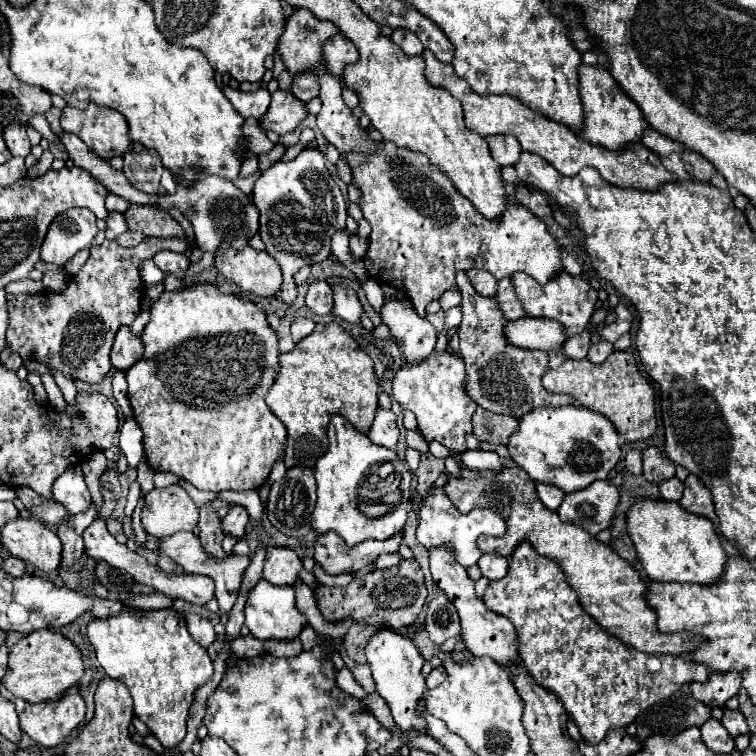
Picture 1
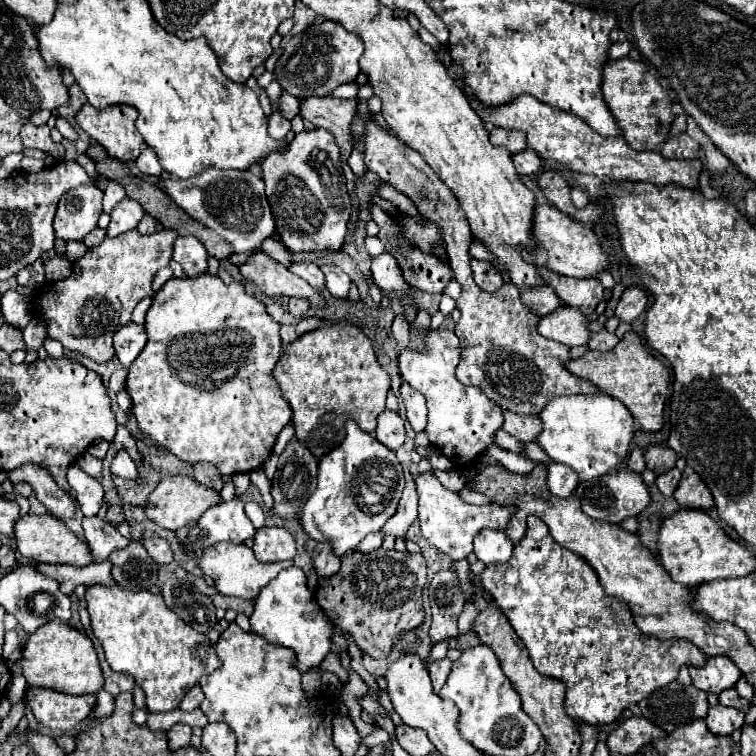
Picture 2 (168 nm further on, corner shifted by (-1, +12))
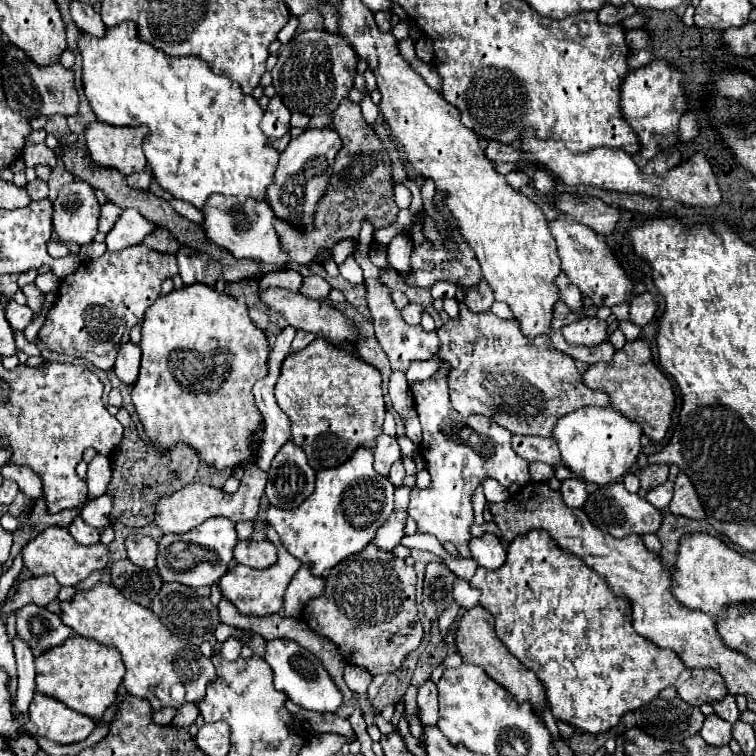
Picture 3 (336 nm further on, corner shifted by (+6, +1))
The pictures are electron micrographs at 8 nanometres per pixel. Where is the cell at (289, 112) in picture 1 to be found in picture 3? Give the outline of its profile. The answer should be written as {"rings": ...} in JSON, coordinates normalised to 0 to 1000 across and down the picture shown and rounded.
{"rings":[[[458,128],[444,144],[437,168],[442,168],[450,176],[455,192],[444,205],[439,237],[434,242],[429,263],[423,263],[423,274],[418,276],[415,306],[410,311],[402,311],[397,300],[381,300],[376,290],[365,290],[362,295],[370,321],[376,332],[384,337],[384,345],[399,351],[410,351],[418,340],[418,332],[423,332],[423,327],[439,329],[439,324],[444,324],[452,316],[474,319],[479,292],[489,292],[495,306],[500,306],[505,300],[519,298],[529,279],[526,271],[521,269],[521,255],[519,255],[519,242],[521,242],[519,213],[505,187],[500,184],[497,173],[481,160],[476,139],[466,136]]]}

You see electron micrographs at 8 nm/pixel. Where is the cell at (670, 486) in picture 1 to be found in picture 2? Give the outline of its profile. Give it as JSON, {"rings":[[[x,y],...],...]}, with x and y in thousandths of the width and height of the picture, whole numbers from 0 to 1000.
{"rings":[[[890,619],[890,622],[880,624],[880,627],[872,627],[869,635],[866,635],[866,640],[869,640],[869,646],[874,648],[877,656],[890,656],[898,635],[901,635],[901,624],[896,619]]]}

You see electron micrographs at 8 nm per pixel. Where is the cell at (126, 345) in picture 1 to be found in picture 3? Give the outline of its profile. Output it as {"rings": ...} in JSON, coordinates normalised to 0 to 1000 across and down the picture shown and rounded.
{"rings":[[[169,451],[156,464],[151,491],[161,507],[175,509],[183,501],[183,485],[185,485],[185,459]]]}

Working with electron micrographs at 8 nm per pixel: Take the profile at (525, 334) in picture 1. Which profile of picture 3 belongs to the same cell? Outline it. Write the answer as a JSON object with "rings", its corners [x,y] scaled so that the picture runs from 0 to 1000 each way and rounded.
{"rings":[[[775,419],[770,425],[754,427],[743,435],[746,446],[757,456],[791,456],[804,451],[804,427],[788,419]]]}

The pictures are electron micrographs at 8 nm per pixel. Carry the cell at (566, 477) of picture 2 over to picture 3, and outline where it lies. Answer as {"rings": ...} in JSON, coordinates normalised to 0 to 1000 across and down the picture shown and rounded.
{"rings":[[[754,631],[749,636],[743,636],[743,647],[741,647],[746,665],[751,671],[770,671],[778,660],[778,649],[775,649],[775,639],[765,631]]]}

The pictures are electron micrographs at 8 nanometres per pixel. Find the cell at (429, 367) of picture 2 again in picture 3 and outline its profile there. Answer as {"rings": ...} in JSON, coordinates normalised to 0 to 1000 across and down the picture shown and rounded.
{"rings":[[[585,488],[569,501],[545,509],[548,536],[561,570],[556,599],[563,610],[571,639],[566,647],[545,644],[540,679],[553,692],[556,702],[571,705],[582,718],[595,716],[608,721],[622,716],[622,694],[627,692],[624,655],[640,634],[656,634],[669,646],[676,642],[687,642],[689,646],[701,639],[704,631],[698,623],[698,610],[683,602],[677,594],[675,570],[667,570],[667,565],[651,560],[651,554],[643,554],[640,549],[608,552],[593,528],[587,493],[590,491]]]}

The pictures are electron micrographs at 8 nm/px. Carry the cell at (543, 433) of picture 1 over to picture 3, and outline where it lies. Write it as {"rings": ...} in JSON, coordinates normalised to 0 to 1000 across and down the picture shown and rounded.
{"rings":[[[810,538],[762,541],[738,554],[730,578],[741,591],[743,612],[765,634],[788,642],[810,642],[823,634],[849,597],[849,565]]]}

